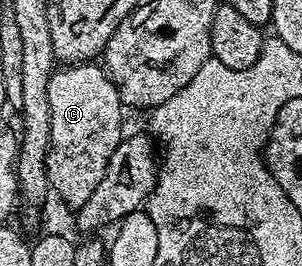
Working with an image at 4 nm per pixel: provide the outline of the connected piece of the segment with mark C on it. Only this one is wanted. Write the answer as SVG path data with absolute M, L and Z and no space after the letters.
M92 61L53 70L48 92L52 142L48 150L48 185L57 200L78 209L90 201L102 173L106 173L106 165L122 138L120 126L125 112L108 72Z

